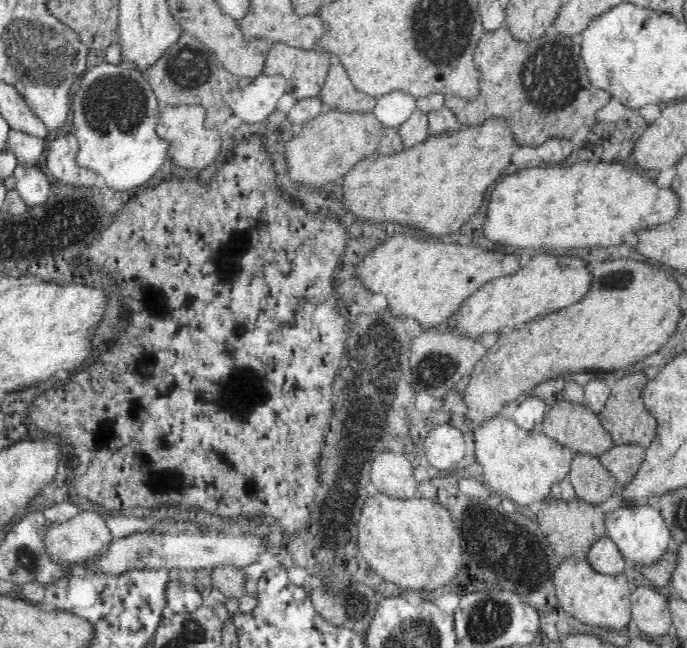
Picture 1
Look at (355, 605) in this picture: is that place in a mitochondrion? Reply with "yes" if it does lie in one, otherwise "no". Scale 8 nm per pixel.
yes

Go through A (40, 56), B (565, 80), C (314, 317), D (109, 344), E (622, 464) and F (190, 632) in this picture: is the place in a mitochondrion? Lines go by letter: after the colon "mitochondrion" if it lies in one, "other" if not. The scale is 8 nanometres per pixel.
A: mitochondrion
B: mitochondrion
C: other
D: other
E: other
F: mitochondrion

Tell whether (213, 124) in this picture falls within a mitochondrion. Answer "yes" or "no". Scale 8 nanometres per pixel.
no

